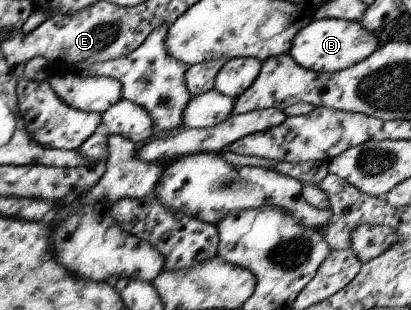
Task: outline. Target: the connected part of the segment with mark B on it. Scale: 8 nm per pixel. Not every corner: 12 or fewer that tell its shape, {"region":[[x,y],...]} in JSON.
{"region":[[314,19],[289,55],[335,73],[366,60],[378,37],[358,21]]}

